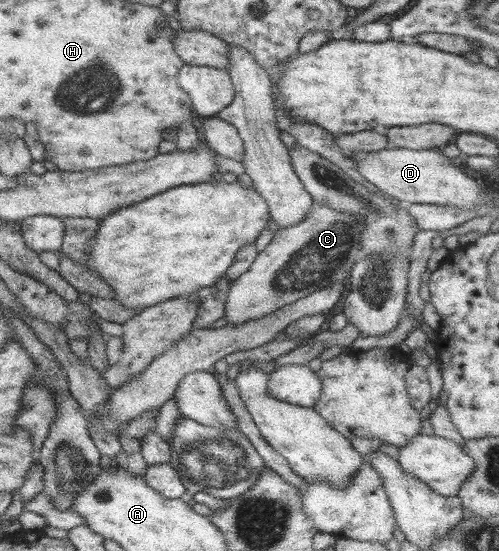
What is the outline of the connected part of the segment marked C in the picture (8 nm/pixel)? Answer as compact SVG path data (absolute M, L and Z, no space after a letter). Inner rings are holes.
M314 201L312 210L301 223L274 230L273 239L257 254L249 269L232 281L227 291L225 319L230 325L261 319L329 287L331 282L347 281L354 263L364 258L359 234L363 229L362 217L347 215Z

